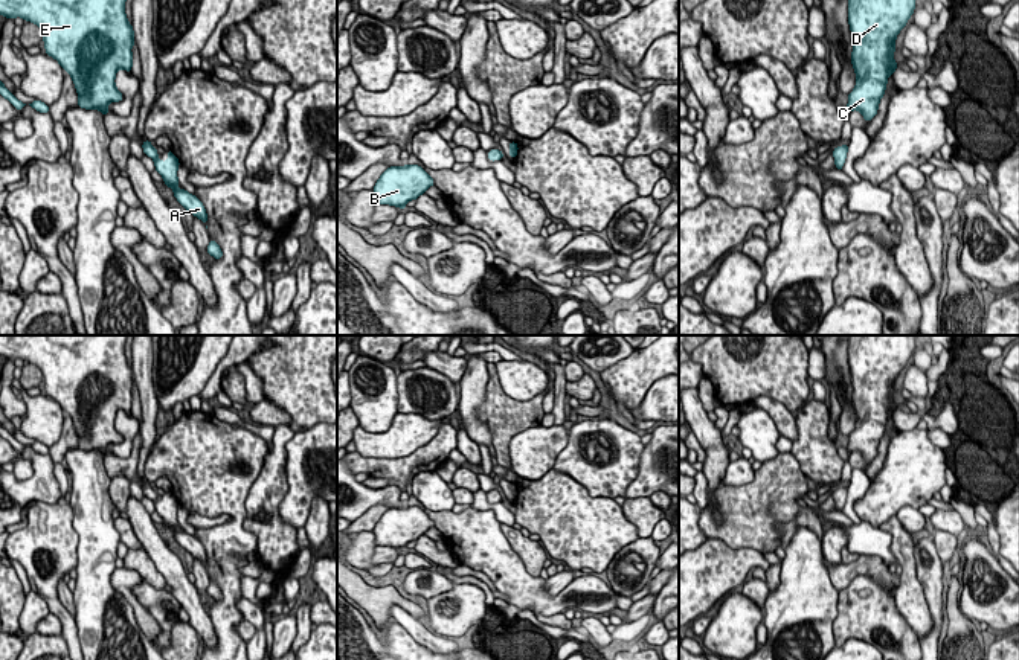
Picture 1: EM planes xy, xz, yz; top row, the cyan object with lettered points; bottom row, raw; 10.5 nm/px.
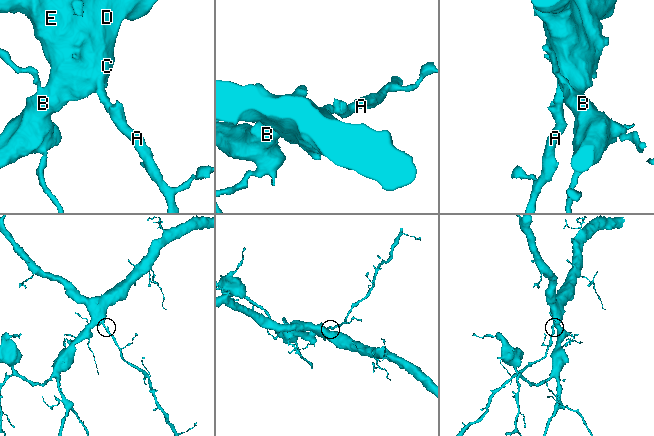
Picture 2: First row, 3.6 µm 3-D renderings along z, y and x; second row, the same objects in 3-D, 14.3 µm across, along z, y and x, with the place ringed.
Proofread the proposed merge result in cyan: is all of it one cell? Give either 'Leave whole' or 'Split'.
Leave whole

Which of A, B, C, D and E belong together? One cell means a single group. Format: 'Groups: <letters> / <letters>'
Groups: A B C D E

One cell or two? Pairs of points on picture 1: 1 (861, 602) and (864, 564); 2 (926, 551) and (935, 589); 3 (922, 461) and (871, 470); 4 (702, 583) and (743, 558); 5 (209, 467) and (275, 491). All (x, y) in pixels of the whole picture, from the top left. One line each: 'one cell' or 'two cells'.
1: two cells
2: one cell
3: two cells
4: one cell
5: two cells

